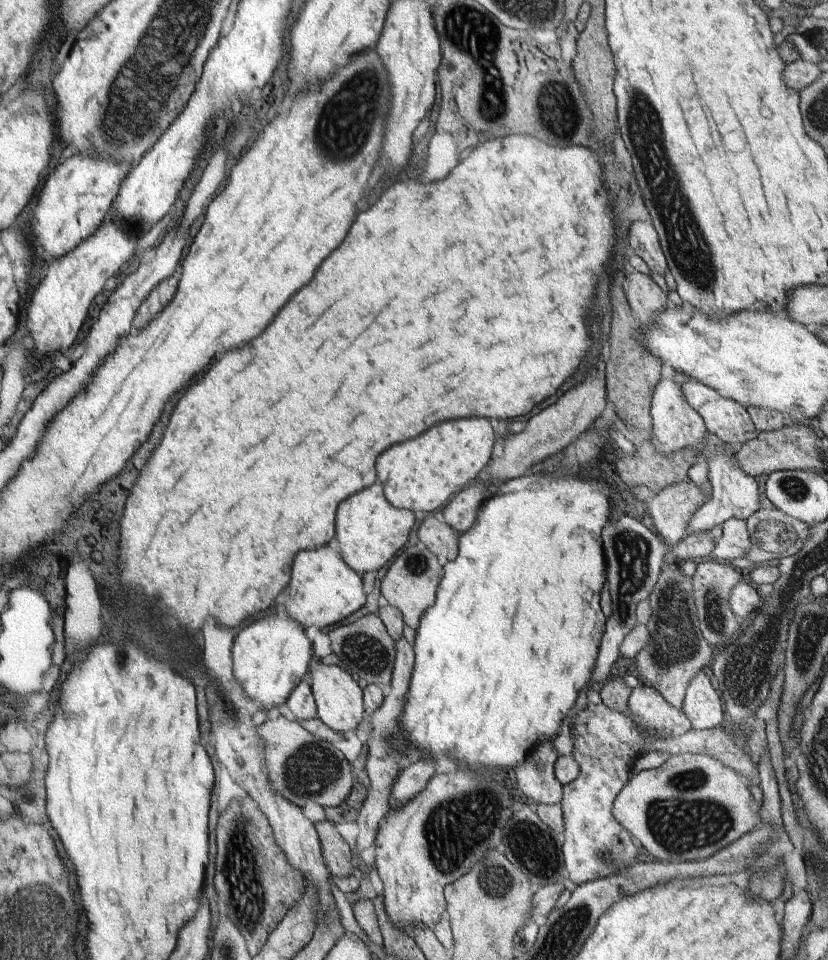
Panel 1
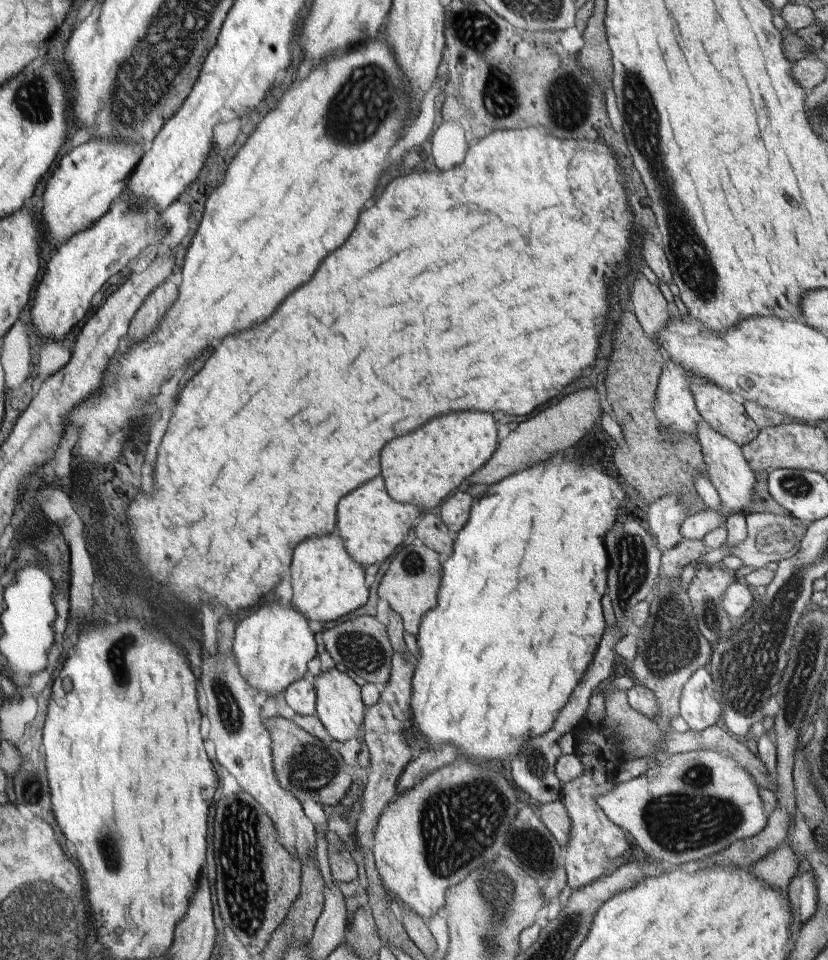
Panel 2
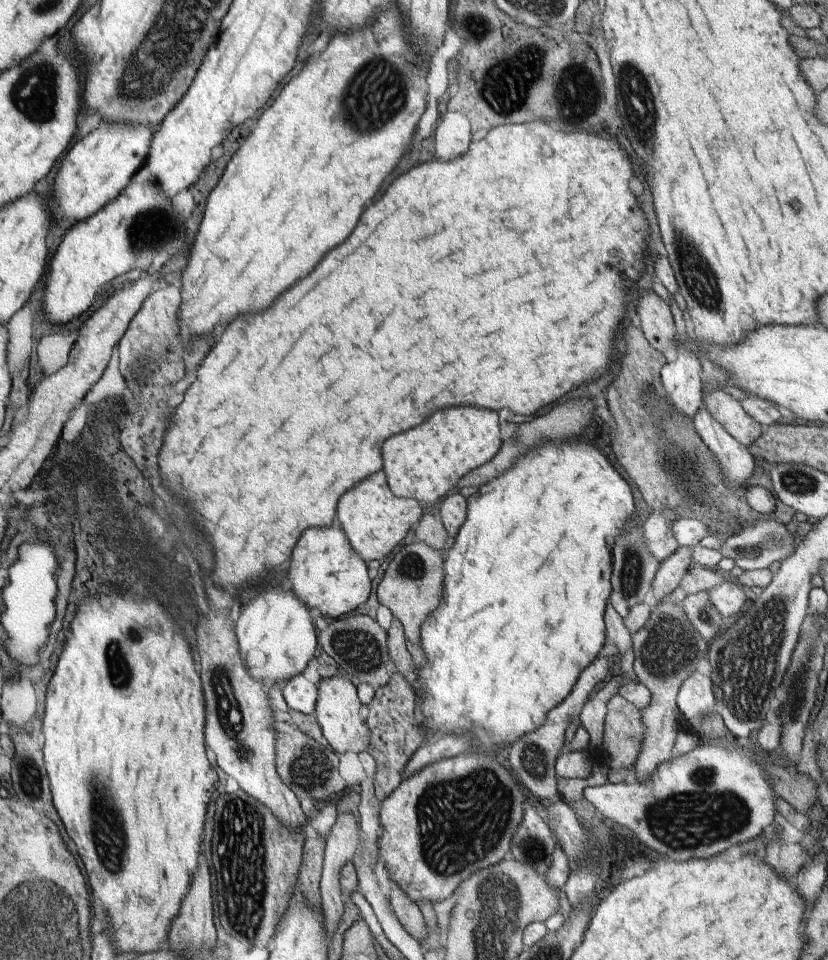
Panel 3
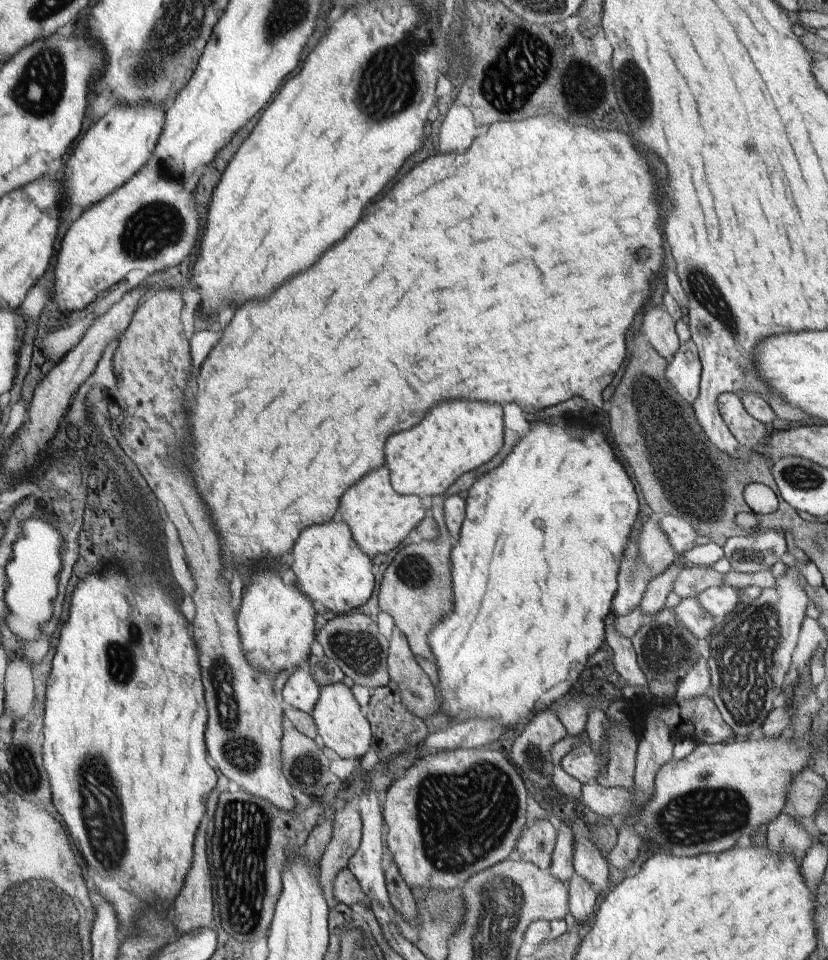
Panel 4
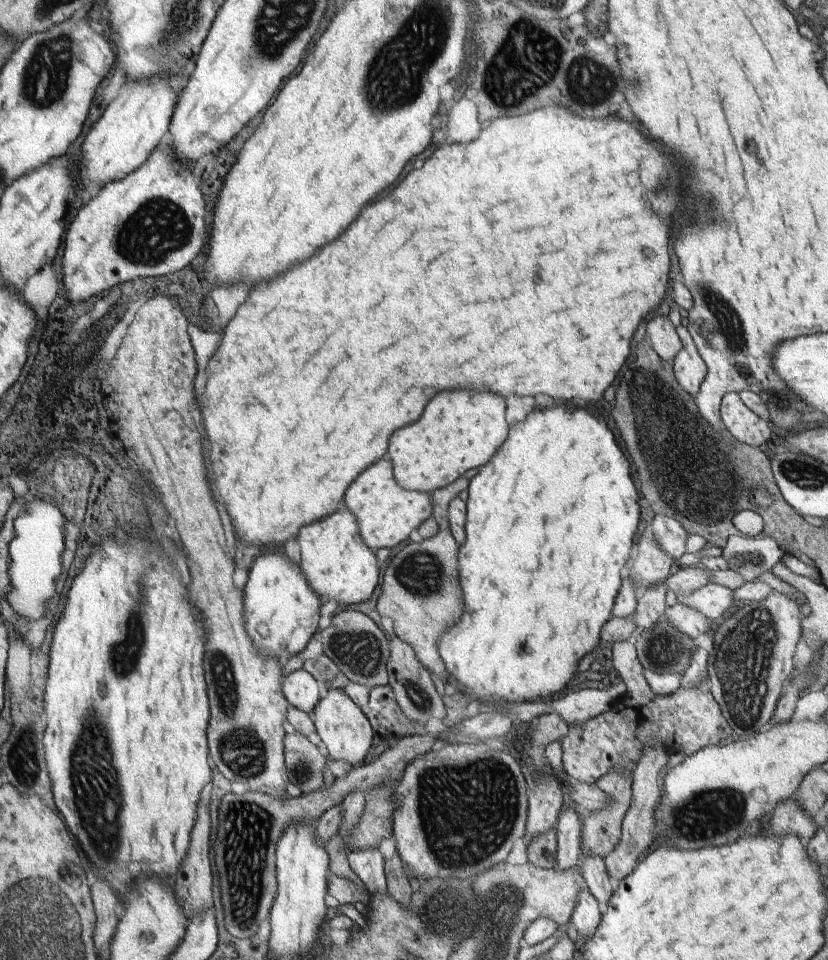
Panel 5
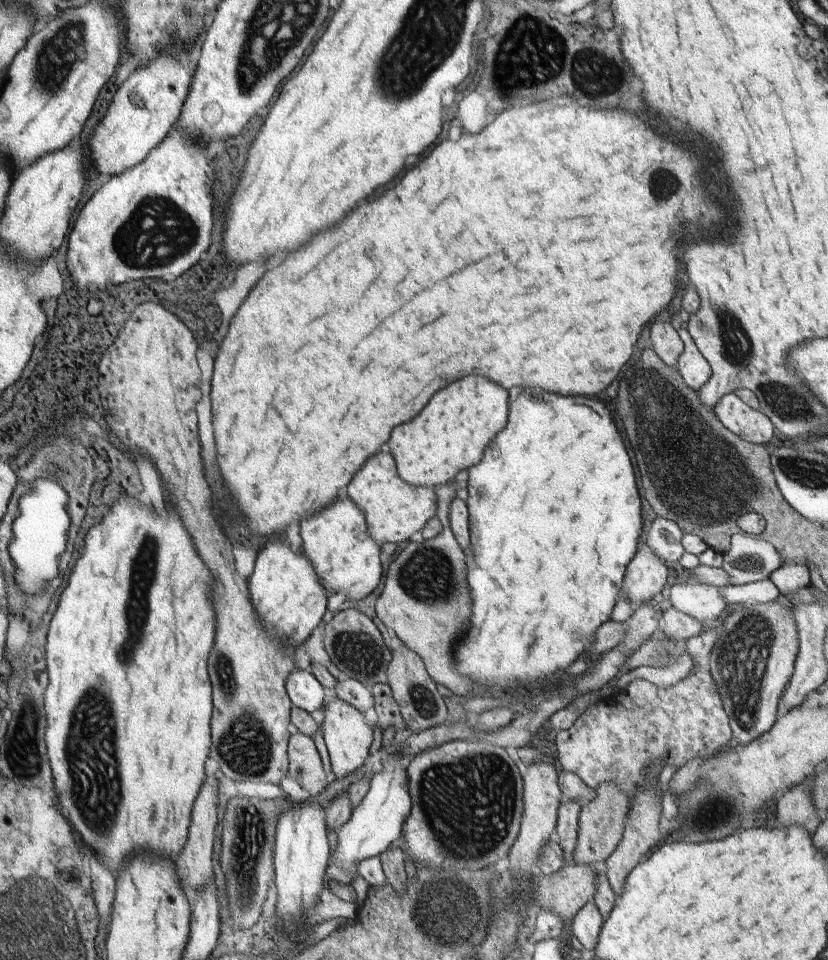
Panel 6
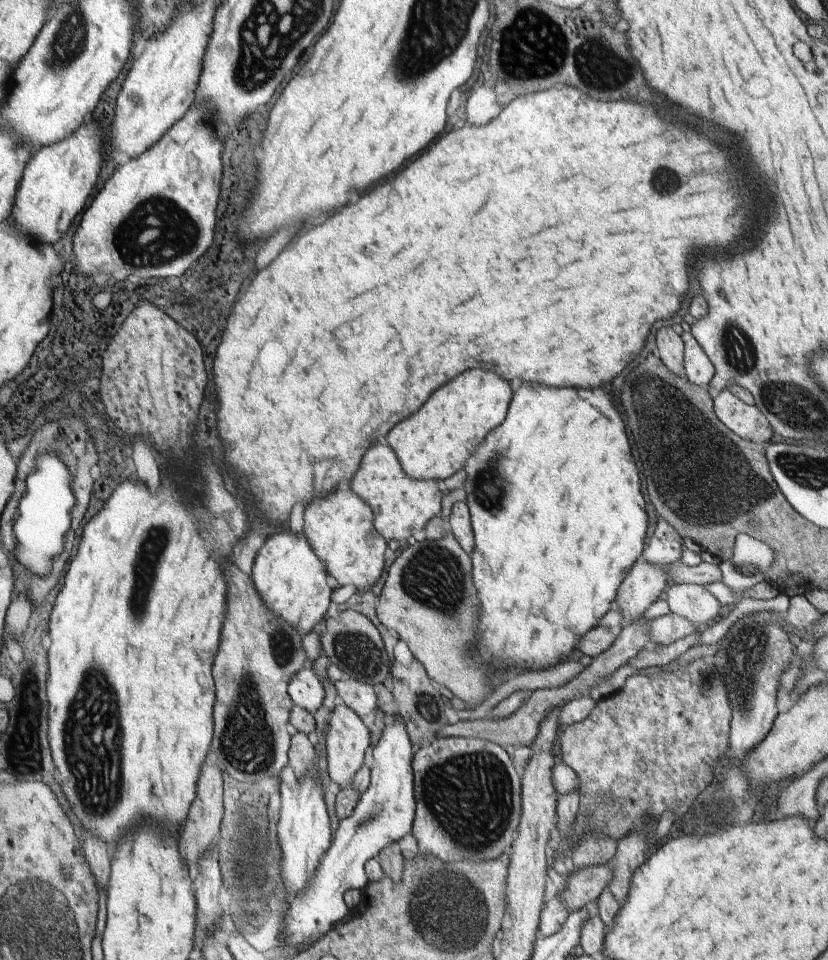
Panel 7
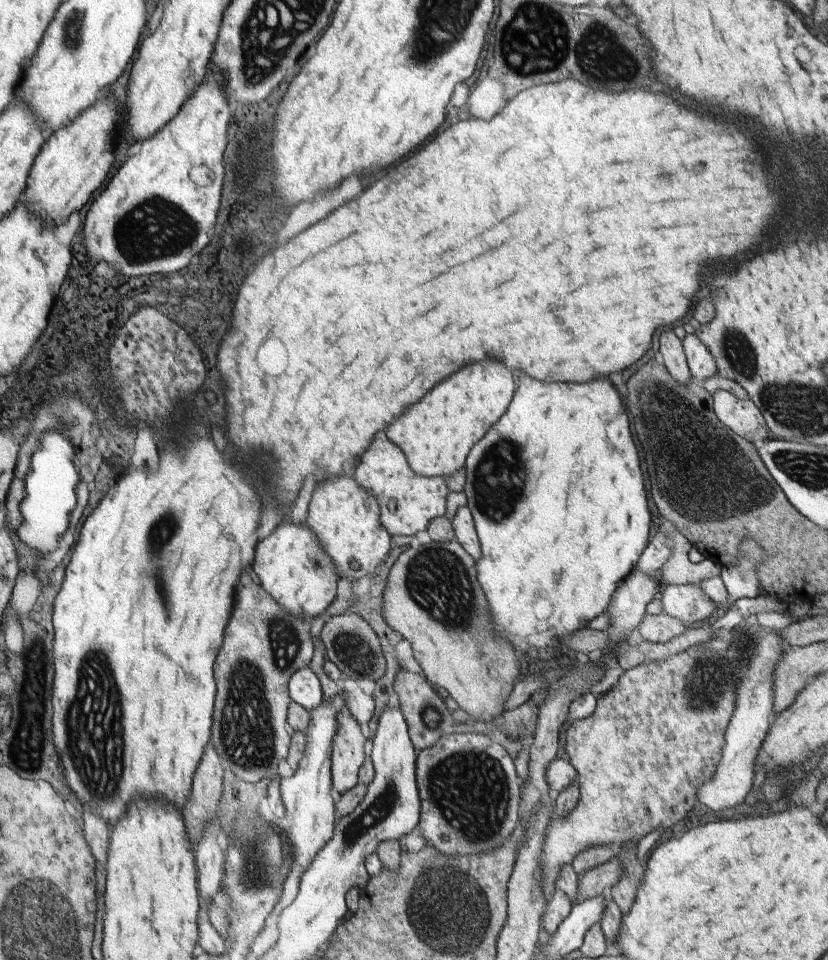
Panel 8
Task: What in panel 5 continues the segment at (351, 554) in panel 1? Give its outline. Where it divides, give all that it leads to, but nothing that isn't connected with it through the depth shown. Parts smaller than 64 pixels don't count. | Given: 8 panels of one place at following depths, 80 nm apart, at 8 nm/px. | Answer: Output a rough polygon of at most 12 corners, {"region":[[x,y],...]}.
{"region":[[388,456],[348,485],[364,544],[390,550],[433,514],[398,486]]}

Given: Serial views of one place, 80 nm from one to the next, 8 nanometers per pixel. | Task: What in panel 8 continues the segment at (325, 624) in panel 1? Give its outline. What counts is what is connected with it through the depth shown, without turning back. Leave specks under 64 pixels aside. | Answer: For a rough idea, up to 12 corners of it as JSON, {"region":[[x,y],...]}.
{"region":[[352,476],[315,487],[307,527],[340,578],[371,576],[392,548]]}

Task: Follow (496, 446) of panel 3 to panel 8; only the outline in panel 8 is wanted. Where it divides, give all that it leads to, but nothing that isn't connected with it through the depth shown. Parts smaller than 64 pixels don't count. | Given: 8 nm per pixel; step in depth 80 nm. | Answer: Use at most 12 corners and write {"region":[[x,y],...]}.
{"region":[[462,368],[385,431],[417,475],[449,477],[516,391]]}

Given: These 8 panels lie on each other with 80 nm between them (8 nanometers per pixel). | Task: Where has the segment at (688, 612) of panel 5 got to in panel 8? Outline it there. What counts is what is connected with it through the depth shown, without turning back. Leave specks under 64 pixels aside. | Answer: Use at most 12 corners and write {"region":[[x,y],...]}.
{"region":[[645,615],[644,641],[667,643],[688,629],[680,619]]}

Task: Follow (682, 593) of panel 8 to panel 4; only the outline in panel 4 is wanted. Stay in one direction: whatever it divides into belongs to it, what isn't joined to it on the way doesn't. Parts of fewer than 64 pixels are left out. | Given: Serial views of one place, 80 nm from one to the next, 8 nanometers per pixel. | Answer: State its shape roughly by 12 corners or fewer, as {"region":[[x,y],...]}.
{"region":[[726,584],[703,590],[701,605],[724,618],[742,602],[741,590]]}

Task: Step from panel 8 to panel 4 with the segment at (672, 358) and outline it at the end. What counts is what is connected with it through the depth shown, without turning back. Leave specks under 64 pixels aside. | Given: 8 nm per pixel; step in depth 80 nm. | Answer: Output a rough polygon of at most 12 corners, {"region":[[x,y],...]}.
{"region":[[650,306],[641,332],[662,355],[674,356],[680,341],[674,318]]}

